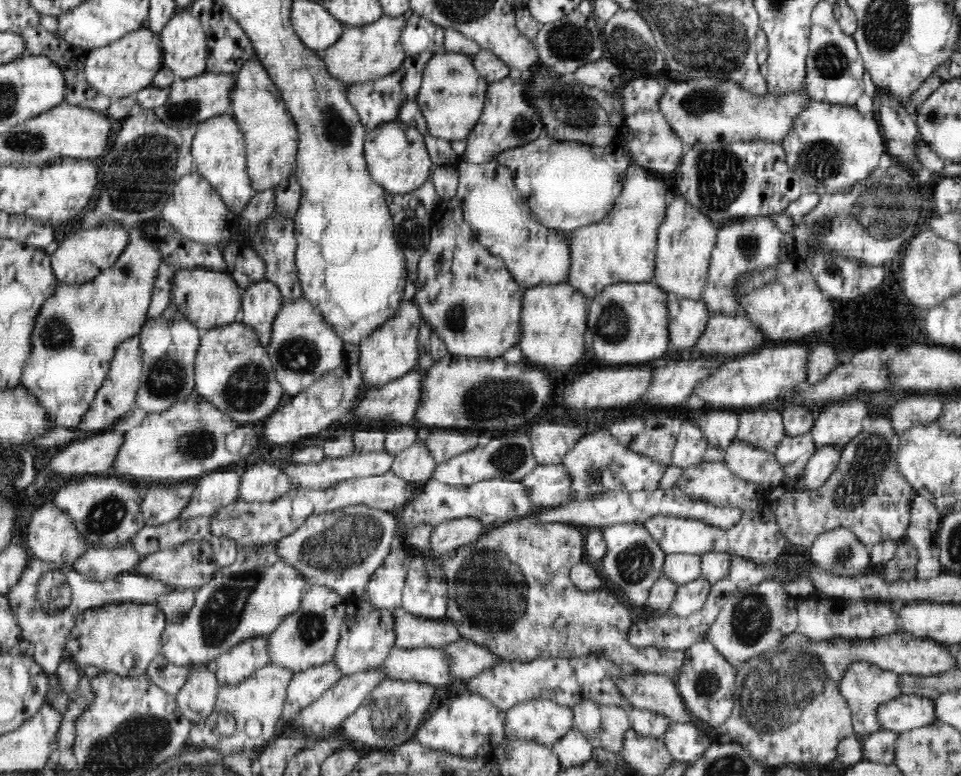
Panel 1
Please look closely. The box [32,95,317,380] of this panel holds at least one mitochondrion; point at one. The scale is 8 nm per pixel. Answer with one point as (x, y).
(55, 335)

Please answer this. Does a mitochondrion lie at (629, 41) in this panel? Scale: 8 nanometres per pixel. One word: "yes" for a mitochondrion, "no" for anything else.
yes

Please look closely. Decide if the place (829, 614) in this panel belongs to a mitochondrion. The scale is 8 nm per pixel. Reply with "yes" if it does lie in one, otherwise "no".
no

